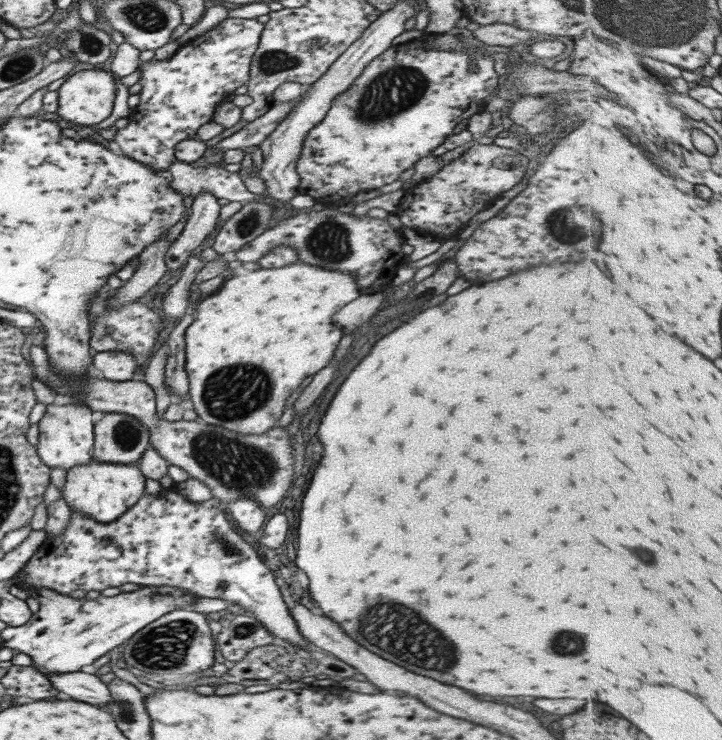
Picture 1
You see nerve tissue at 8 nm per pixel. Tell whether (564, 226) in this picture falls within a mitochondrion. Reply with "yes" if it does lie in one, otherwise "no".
yes

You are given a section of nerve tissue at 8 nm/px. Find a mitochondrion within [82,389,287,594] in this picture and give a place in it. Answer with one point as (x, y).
(237, 466)

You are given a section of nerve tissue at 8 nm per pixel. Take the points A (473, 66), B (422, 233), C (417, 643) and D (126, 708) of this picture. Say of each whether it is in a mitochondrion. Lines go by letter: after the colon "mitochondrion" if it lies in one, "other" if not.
A: other
B: other
C: mitochondrion
D: mitochondrion

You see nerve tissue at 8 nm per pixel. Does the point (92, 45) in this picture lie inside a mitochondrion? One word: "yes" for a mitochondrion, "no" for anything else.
yes

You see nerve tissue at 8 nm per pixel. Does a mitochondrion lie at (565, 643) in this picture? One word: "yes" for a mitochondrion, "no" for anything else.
yes

